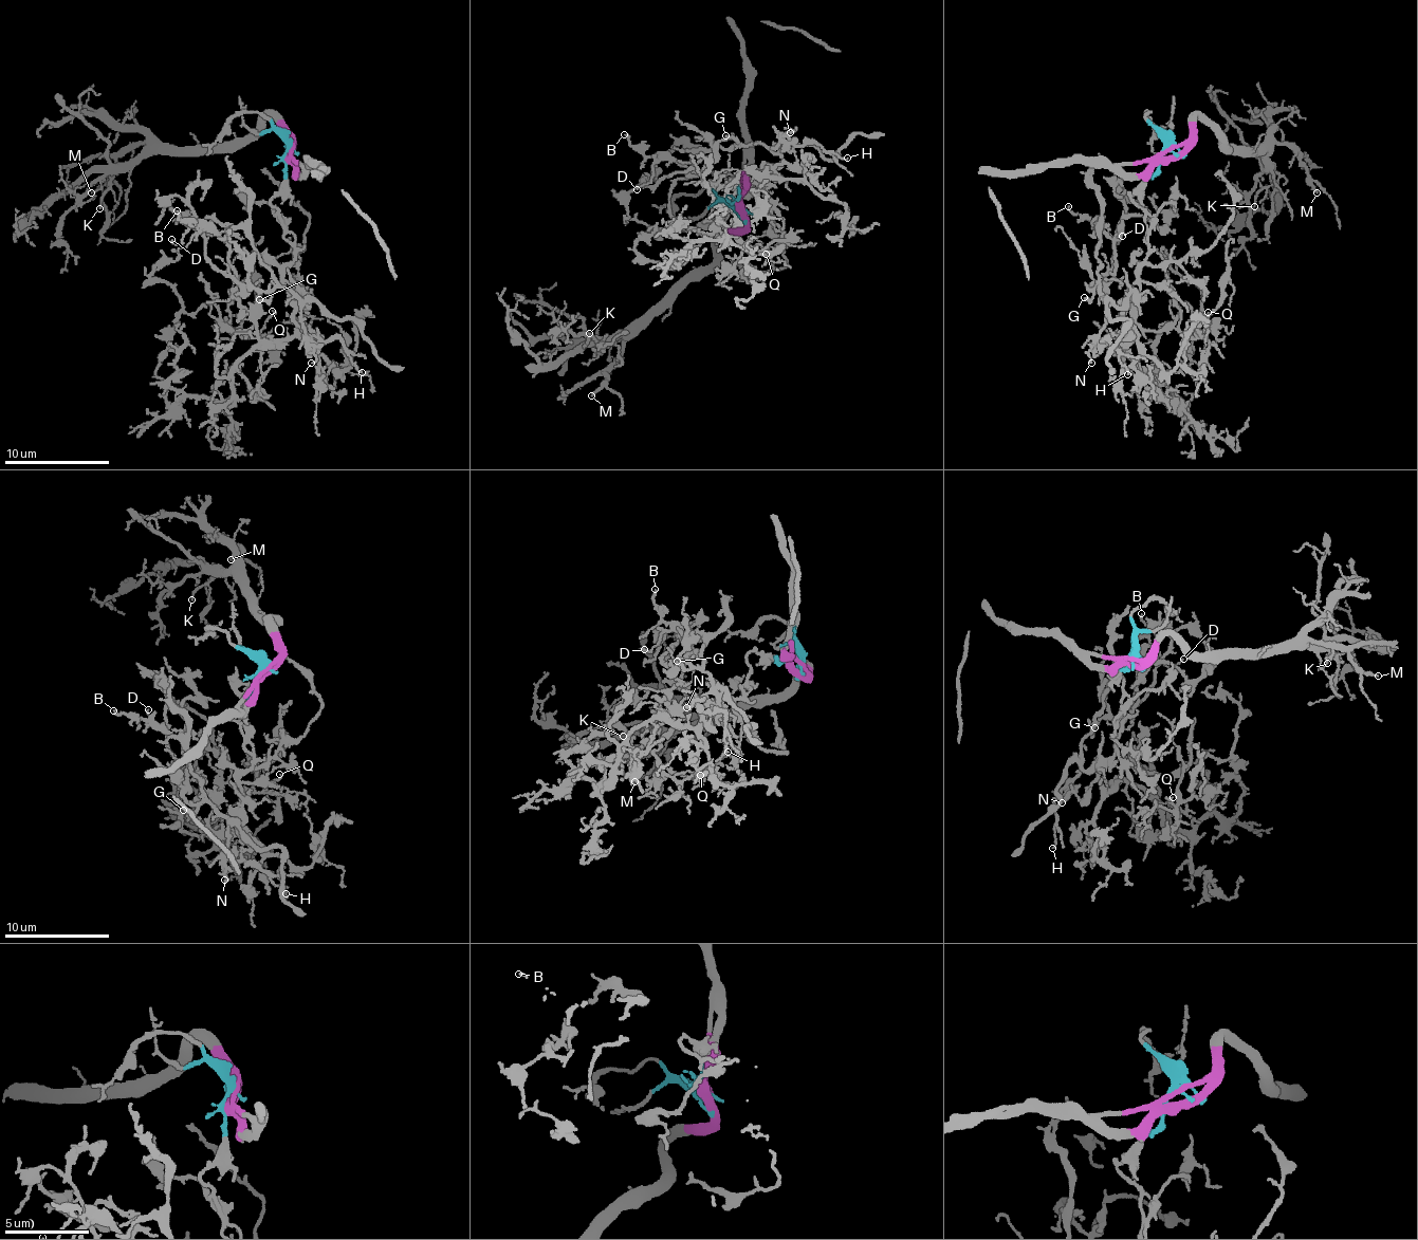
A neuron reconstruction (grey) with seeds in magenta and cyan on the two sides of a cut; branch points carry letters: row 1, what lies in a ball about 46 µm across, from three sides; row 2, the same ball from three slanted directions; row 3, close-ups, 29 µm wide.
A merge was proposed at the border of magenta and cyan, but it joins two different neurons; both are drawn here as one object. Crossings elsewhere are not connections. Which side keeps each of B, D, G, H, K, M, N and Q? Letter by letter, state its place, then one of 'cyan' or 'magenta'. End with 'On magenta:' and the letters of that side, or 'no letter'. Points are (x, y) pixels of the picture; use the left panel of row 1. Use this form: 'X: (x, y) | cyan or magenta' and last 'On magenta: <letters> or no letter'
B: (177, 210) | cyan
D: (171, 239) | cyan
G: (259, 299) | cyan
H: (362, 372) | cyan
K: (99, 208) | magenta
M: (91, 192) | magenta
N: (311, 363) | cyan
Q: (272, 311) | cyan
On magenta: K, M

